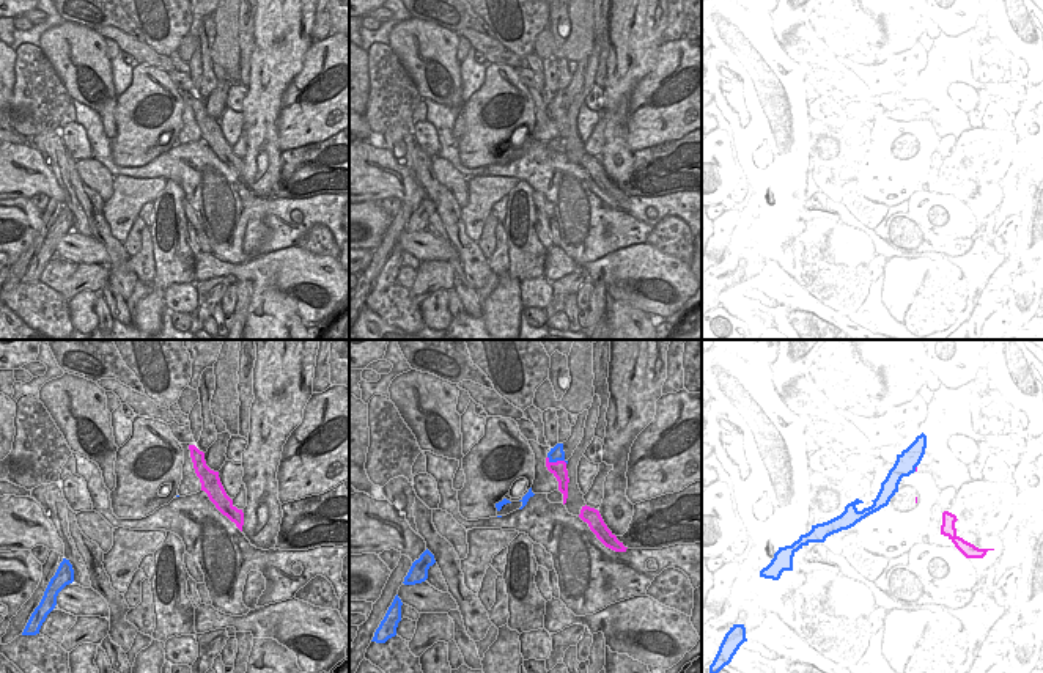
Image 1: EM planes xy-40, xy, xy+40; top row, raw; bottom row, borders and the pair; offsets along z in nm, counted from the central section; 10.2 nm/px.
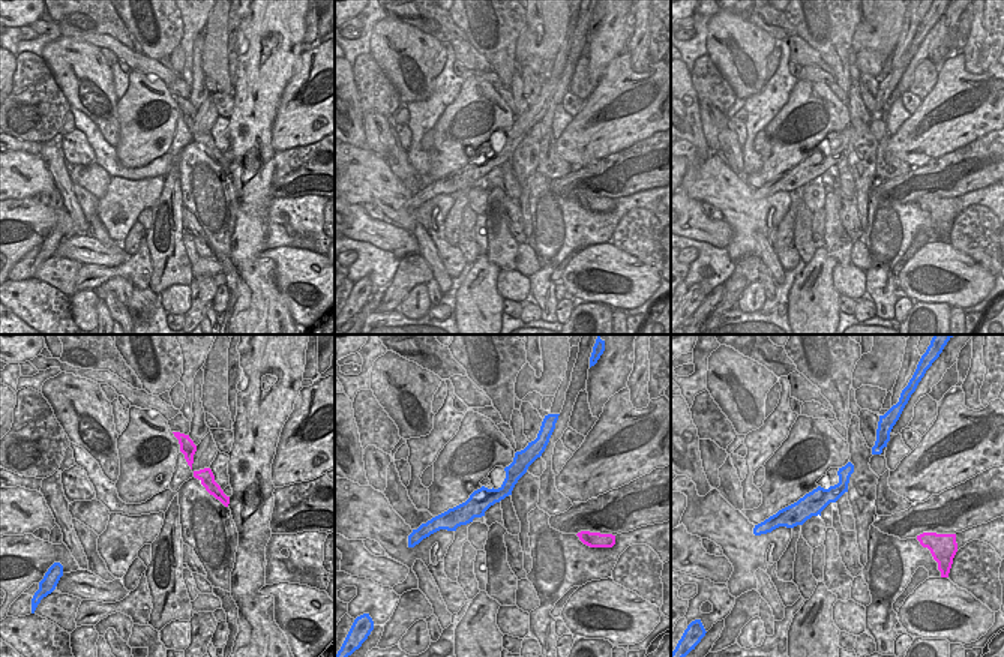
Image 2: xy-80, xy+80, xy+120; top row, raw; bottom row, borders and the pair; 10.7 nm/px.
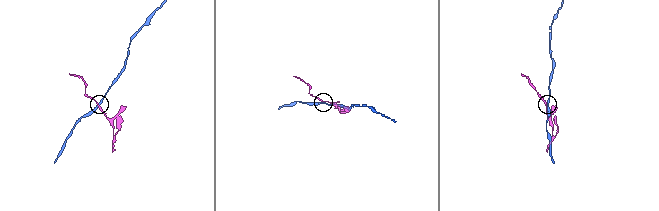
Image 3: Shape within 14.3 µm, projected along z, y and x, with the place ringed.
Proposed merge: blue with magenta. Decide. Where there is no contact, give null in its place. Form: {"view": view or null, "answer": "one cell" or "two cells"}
{"view": "xy", "answer": "two cells"}

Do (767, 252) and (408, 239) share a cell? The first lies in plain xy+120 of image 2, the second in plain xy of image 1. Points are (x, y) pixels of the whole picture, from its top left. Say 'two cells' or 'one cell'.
two cells

